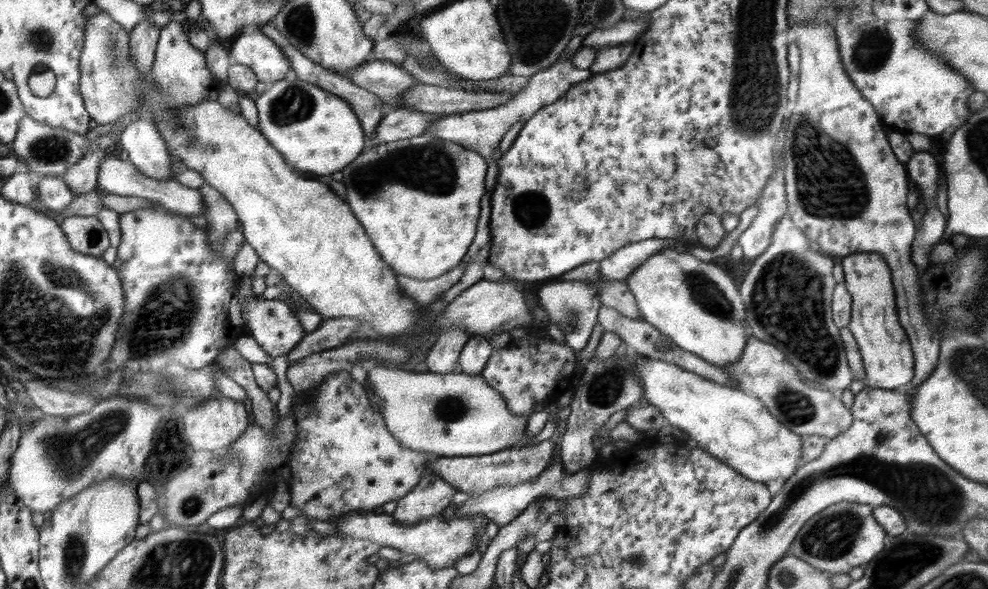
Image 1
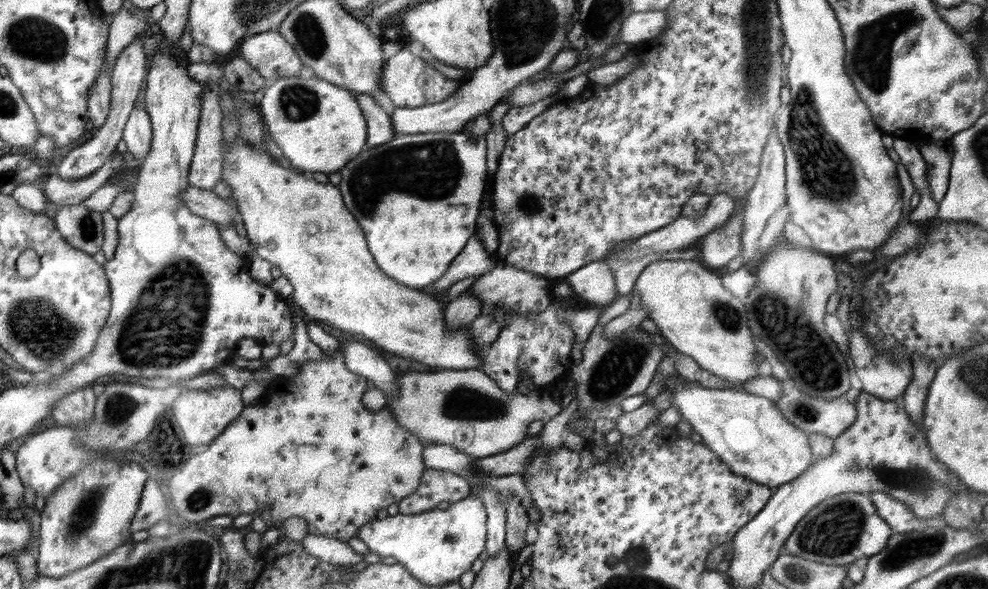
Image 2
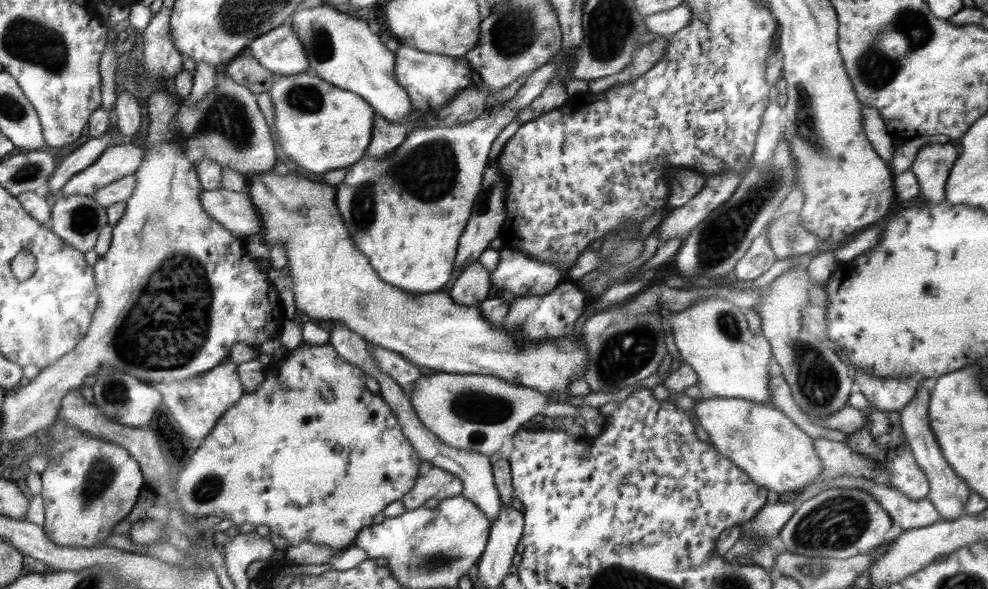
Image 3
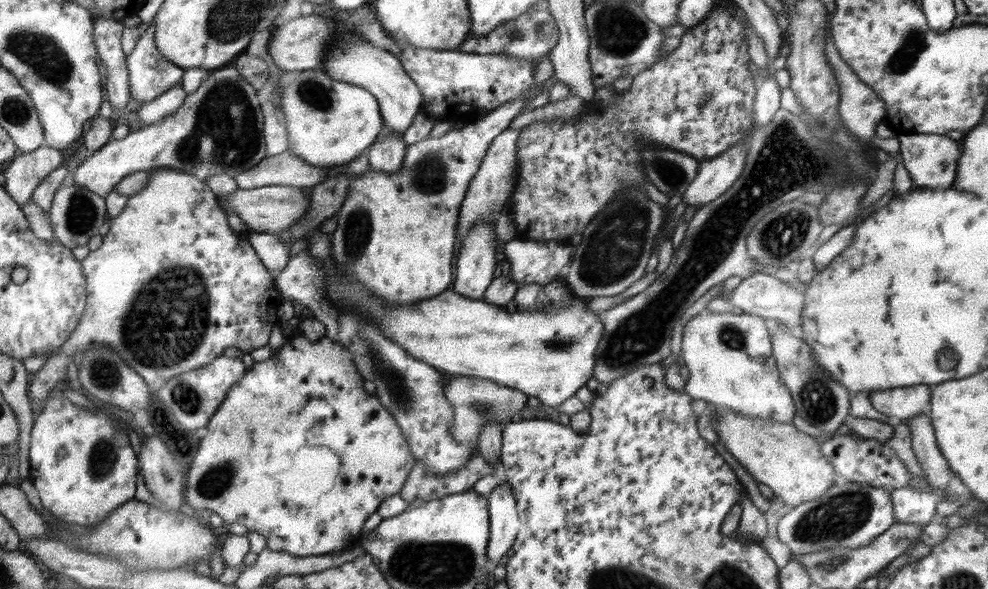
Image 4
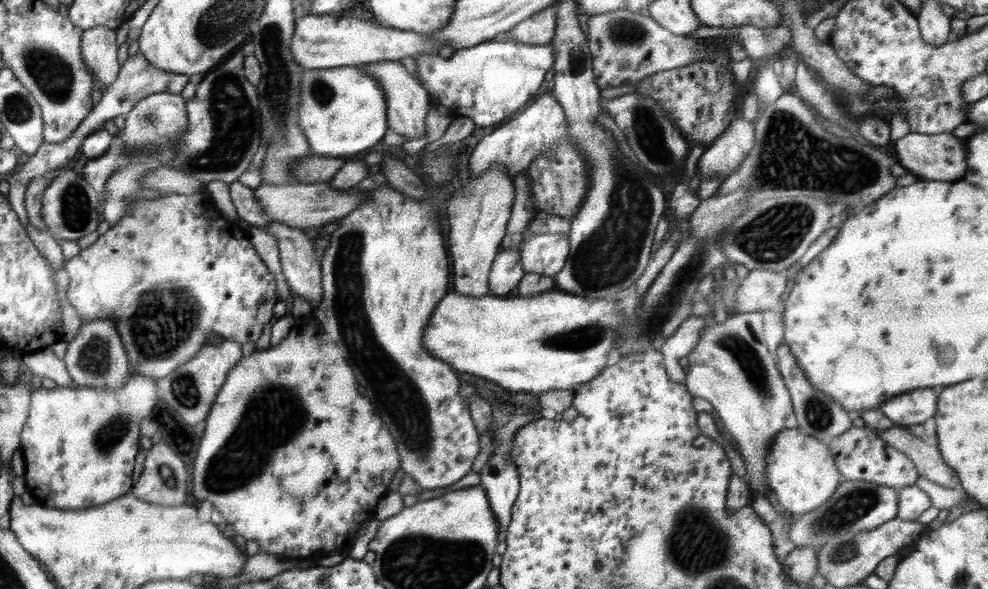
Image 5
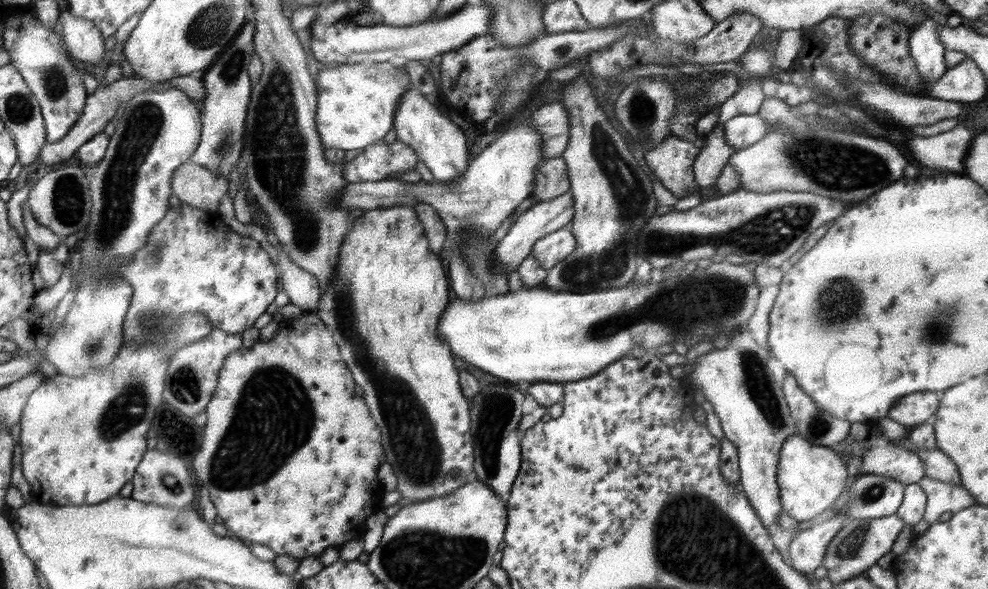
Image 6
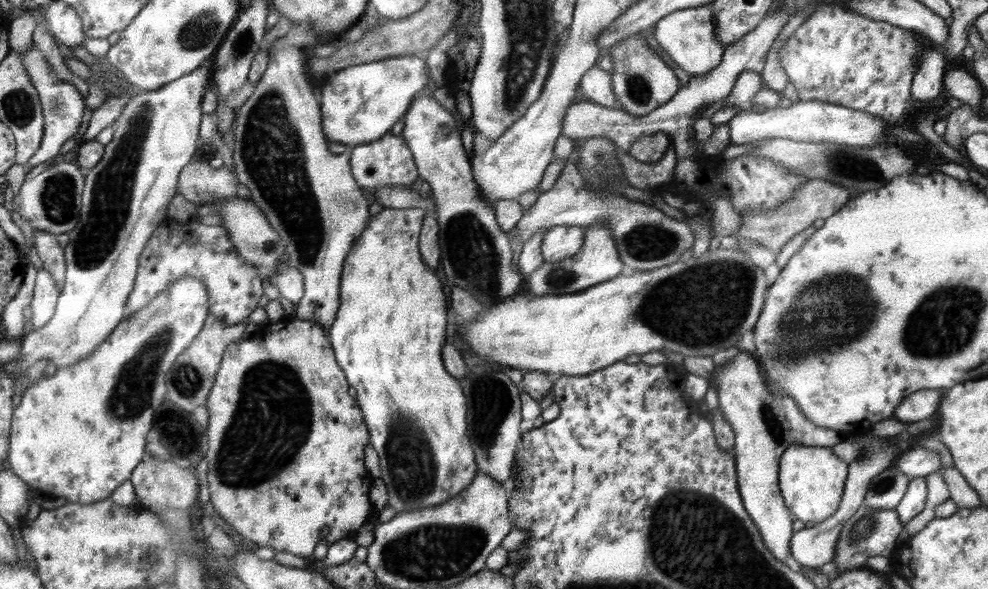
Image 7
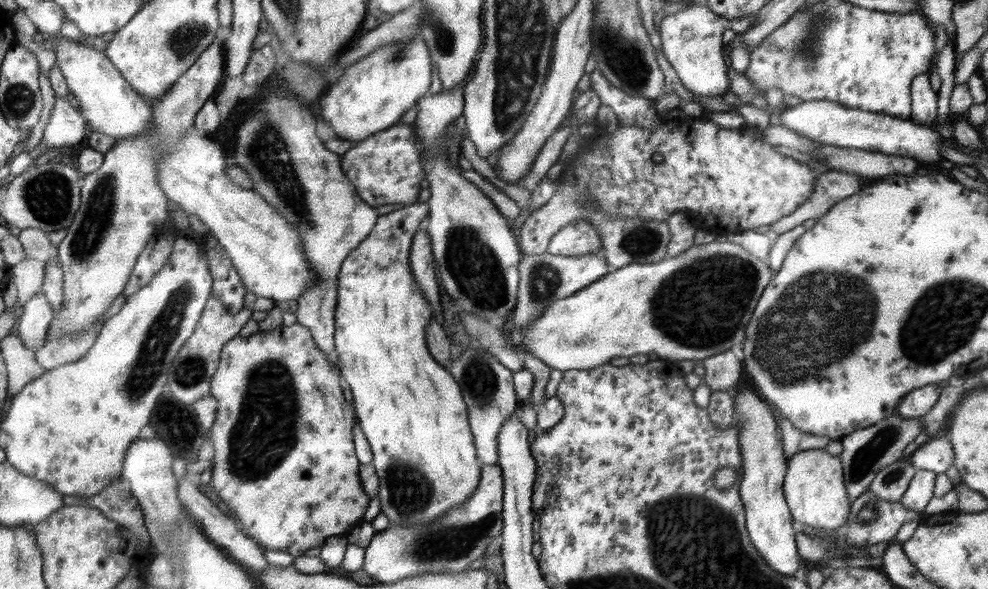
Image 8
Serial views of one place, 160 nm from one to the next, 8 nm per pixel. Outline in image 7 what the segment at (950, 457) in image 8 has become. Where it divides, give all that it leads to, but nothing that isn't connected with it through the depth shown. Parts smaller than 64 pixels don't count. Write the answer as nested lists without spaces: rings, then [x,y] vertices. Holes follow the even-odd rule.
[[[922,446],[901,453],[892,464],[902,472],[902,475],[910,477],[911,480],[925,478],[942,467],[940,455],[935,450]]]

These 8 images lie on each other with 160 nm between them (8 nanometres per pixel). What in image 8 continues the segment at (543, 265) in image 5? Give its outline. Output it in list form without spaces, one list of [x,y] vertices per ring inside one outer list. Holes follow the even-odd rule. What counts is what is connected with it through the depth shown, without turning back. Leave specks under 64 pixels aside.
[[[584,220],[571,222],[551,236],[546,251],[551,255],[569,257],[601,253],[601,248],[602,243],[597,230]]]

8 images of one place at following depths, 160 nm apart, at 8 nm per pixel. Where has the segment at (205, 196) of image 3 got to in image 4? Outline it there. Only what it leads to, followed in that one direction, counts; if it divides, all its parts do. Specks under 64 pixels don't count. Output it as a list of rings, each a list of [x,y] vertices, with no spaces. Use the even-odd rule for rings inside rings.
[[[270,185],[250,190],[236,189],[233,193],[217,196],[217,200],[223,210],[233,210],[249,231],[277,234],[297,223],[307,211],[310,204],[310,188]]]

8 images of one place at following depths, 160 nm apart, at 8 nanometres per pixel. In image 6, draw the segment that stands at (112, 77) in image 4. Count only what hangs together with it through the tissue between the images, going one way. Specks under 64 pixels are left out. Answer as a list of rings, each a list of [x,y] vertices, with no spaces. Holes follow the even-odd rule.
[[[70,8],[65,12],[60,10],[59,19],[62,22],[62,38],[67,52],[82,62],[98,64],[106,51],[105,38],[94,23],[81,16],[72,15]]]

